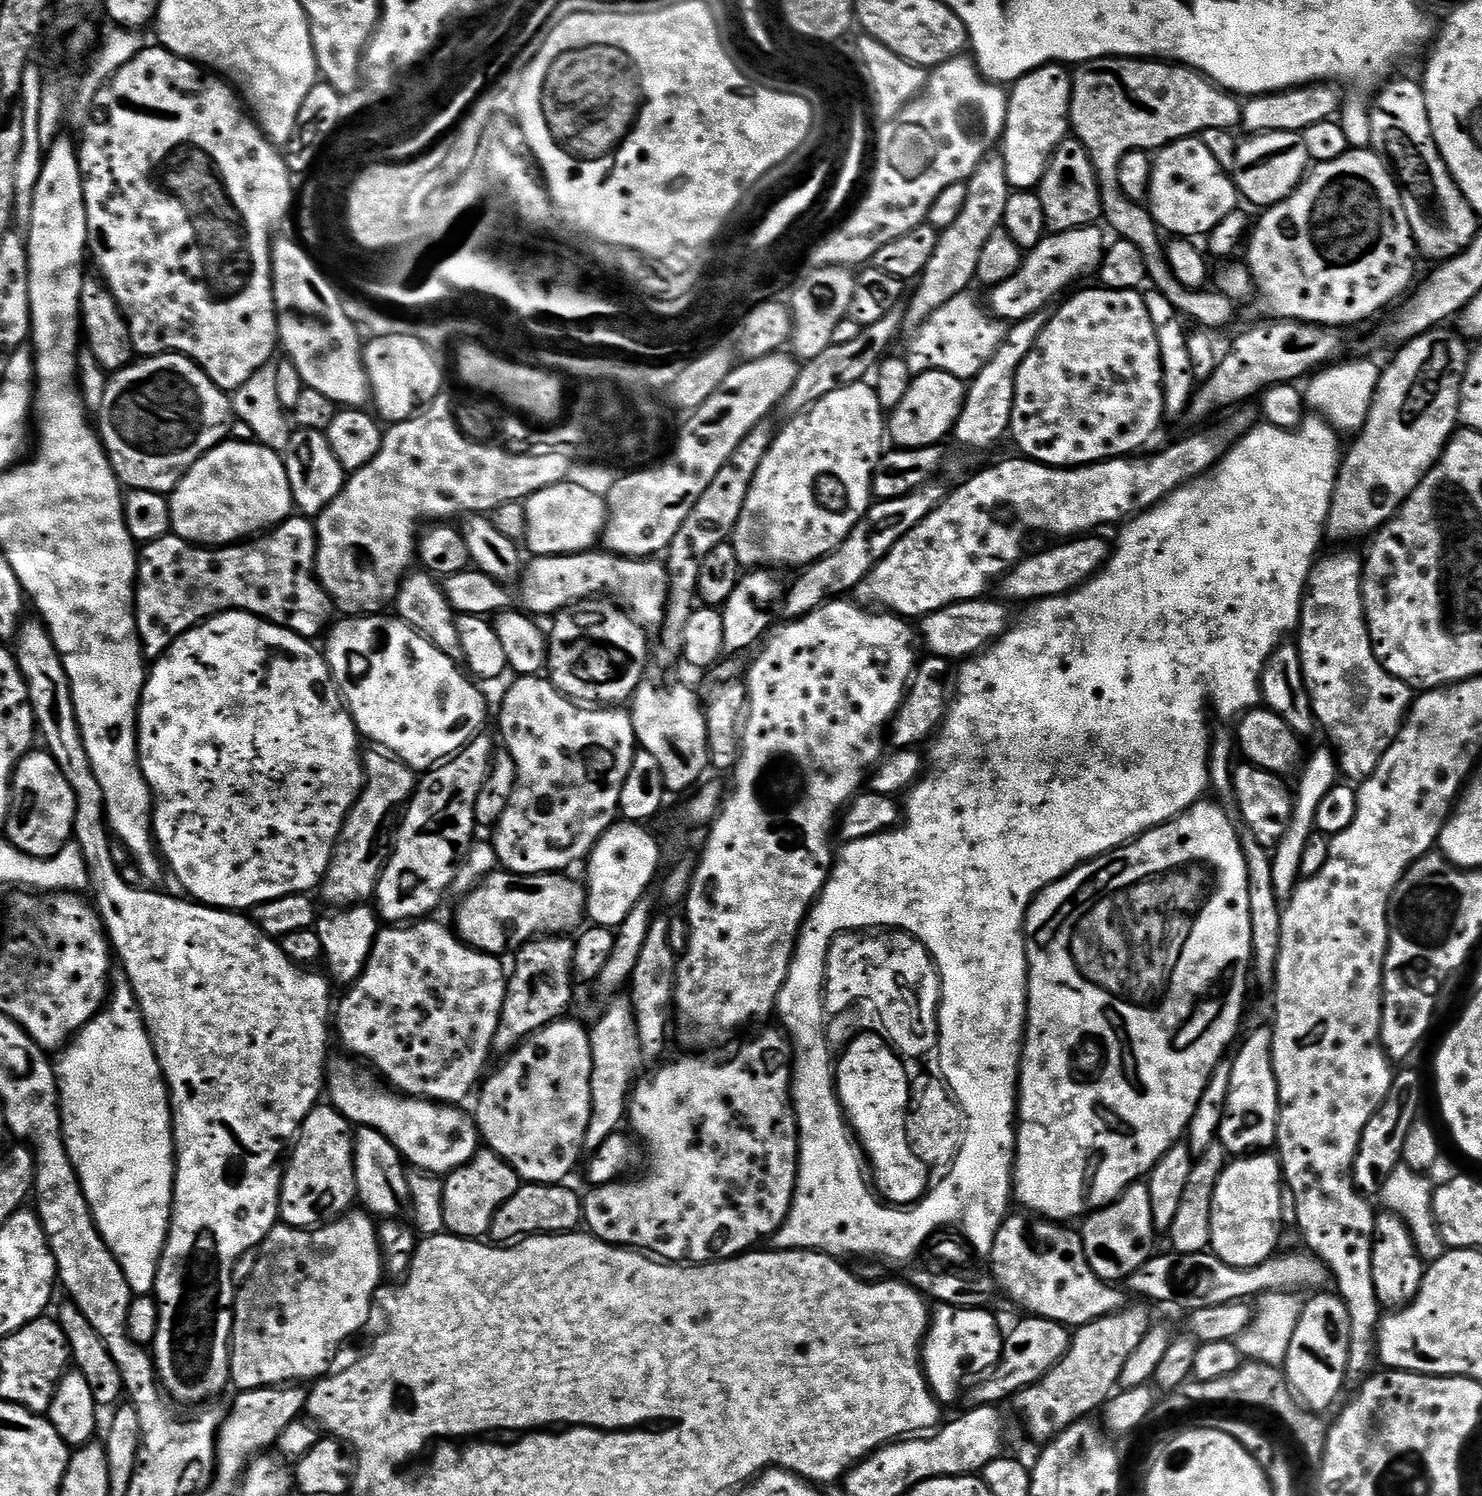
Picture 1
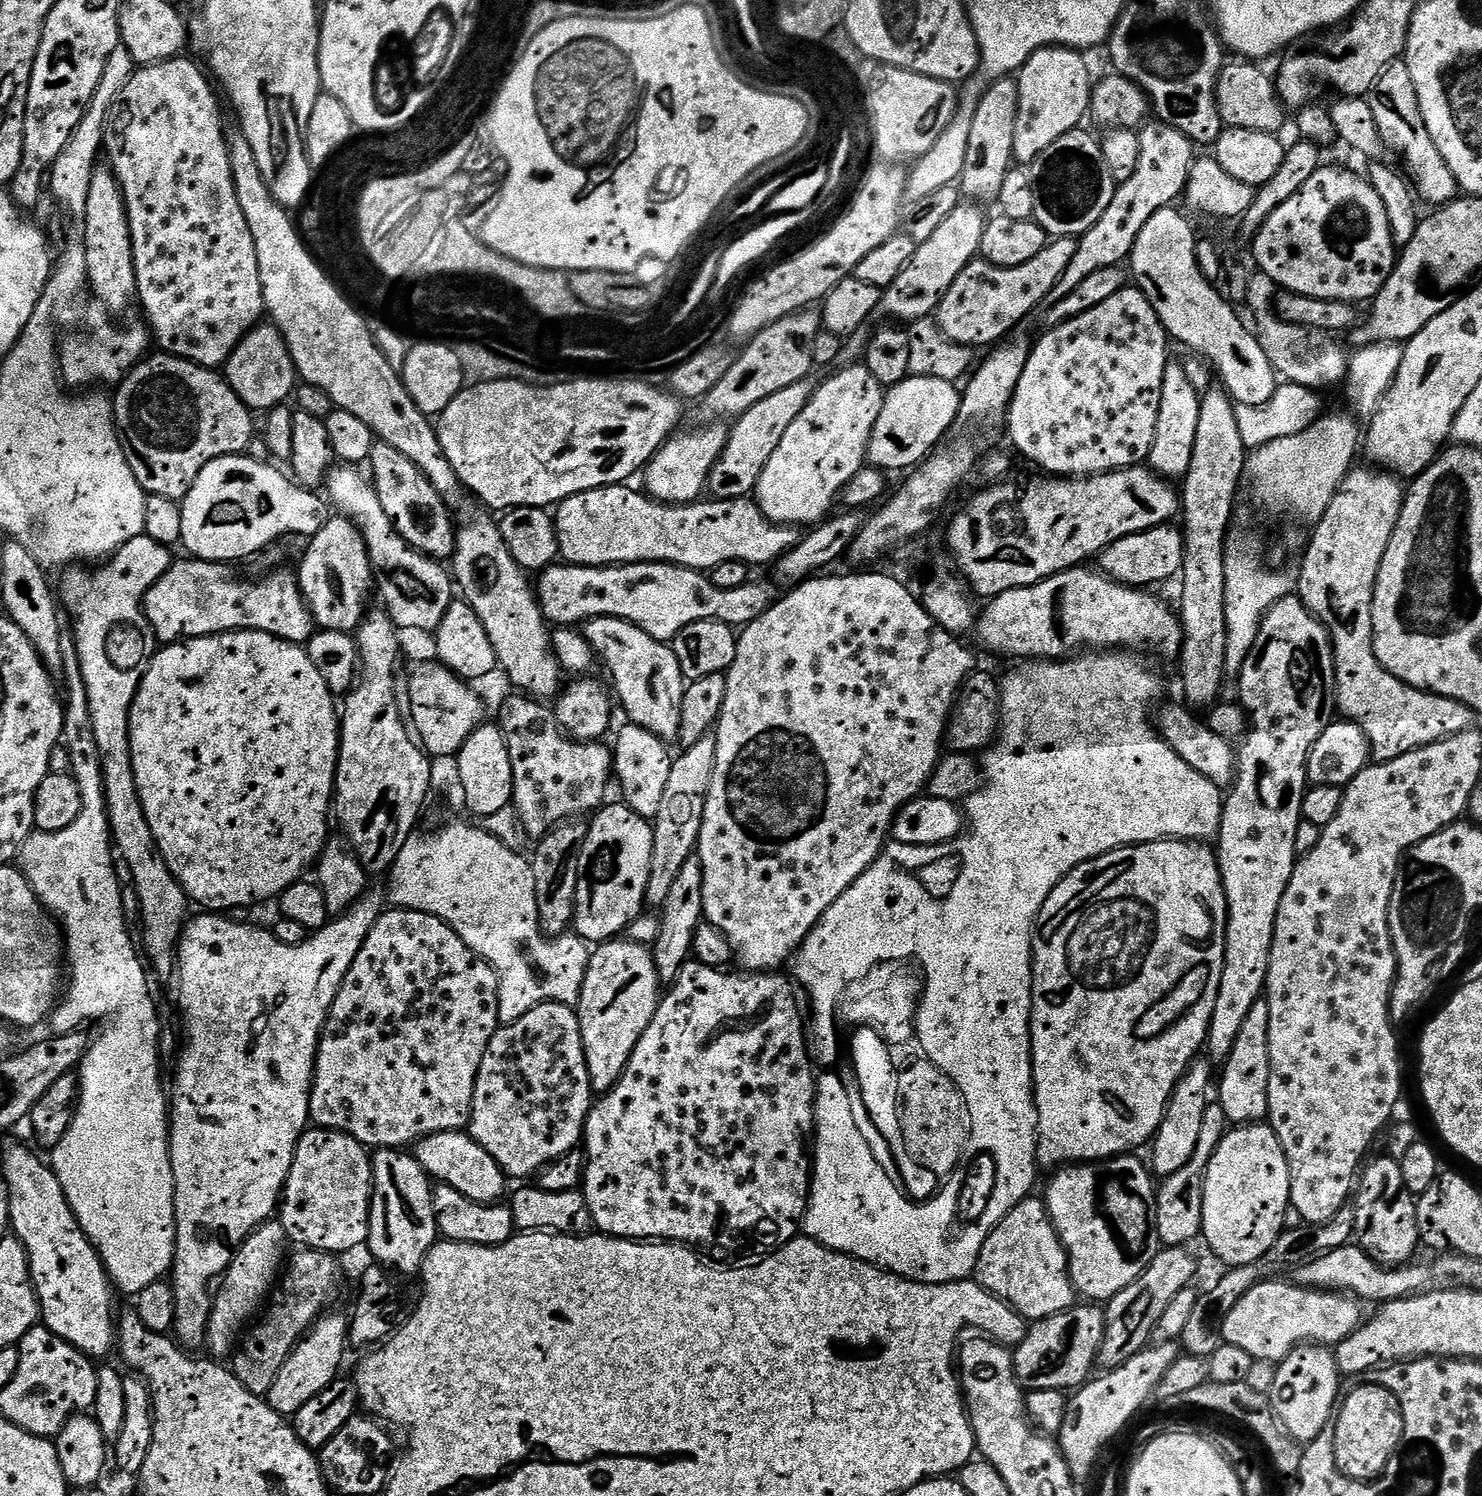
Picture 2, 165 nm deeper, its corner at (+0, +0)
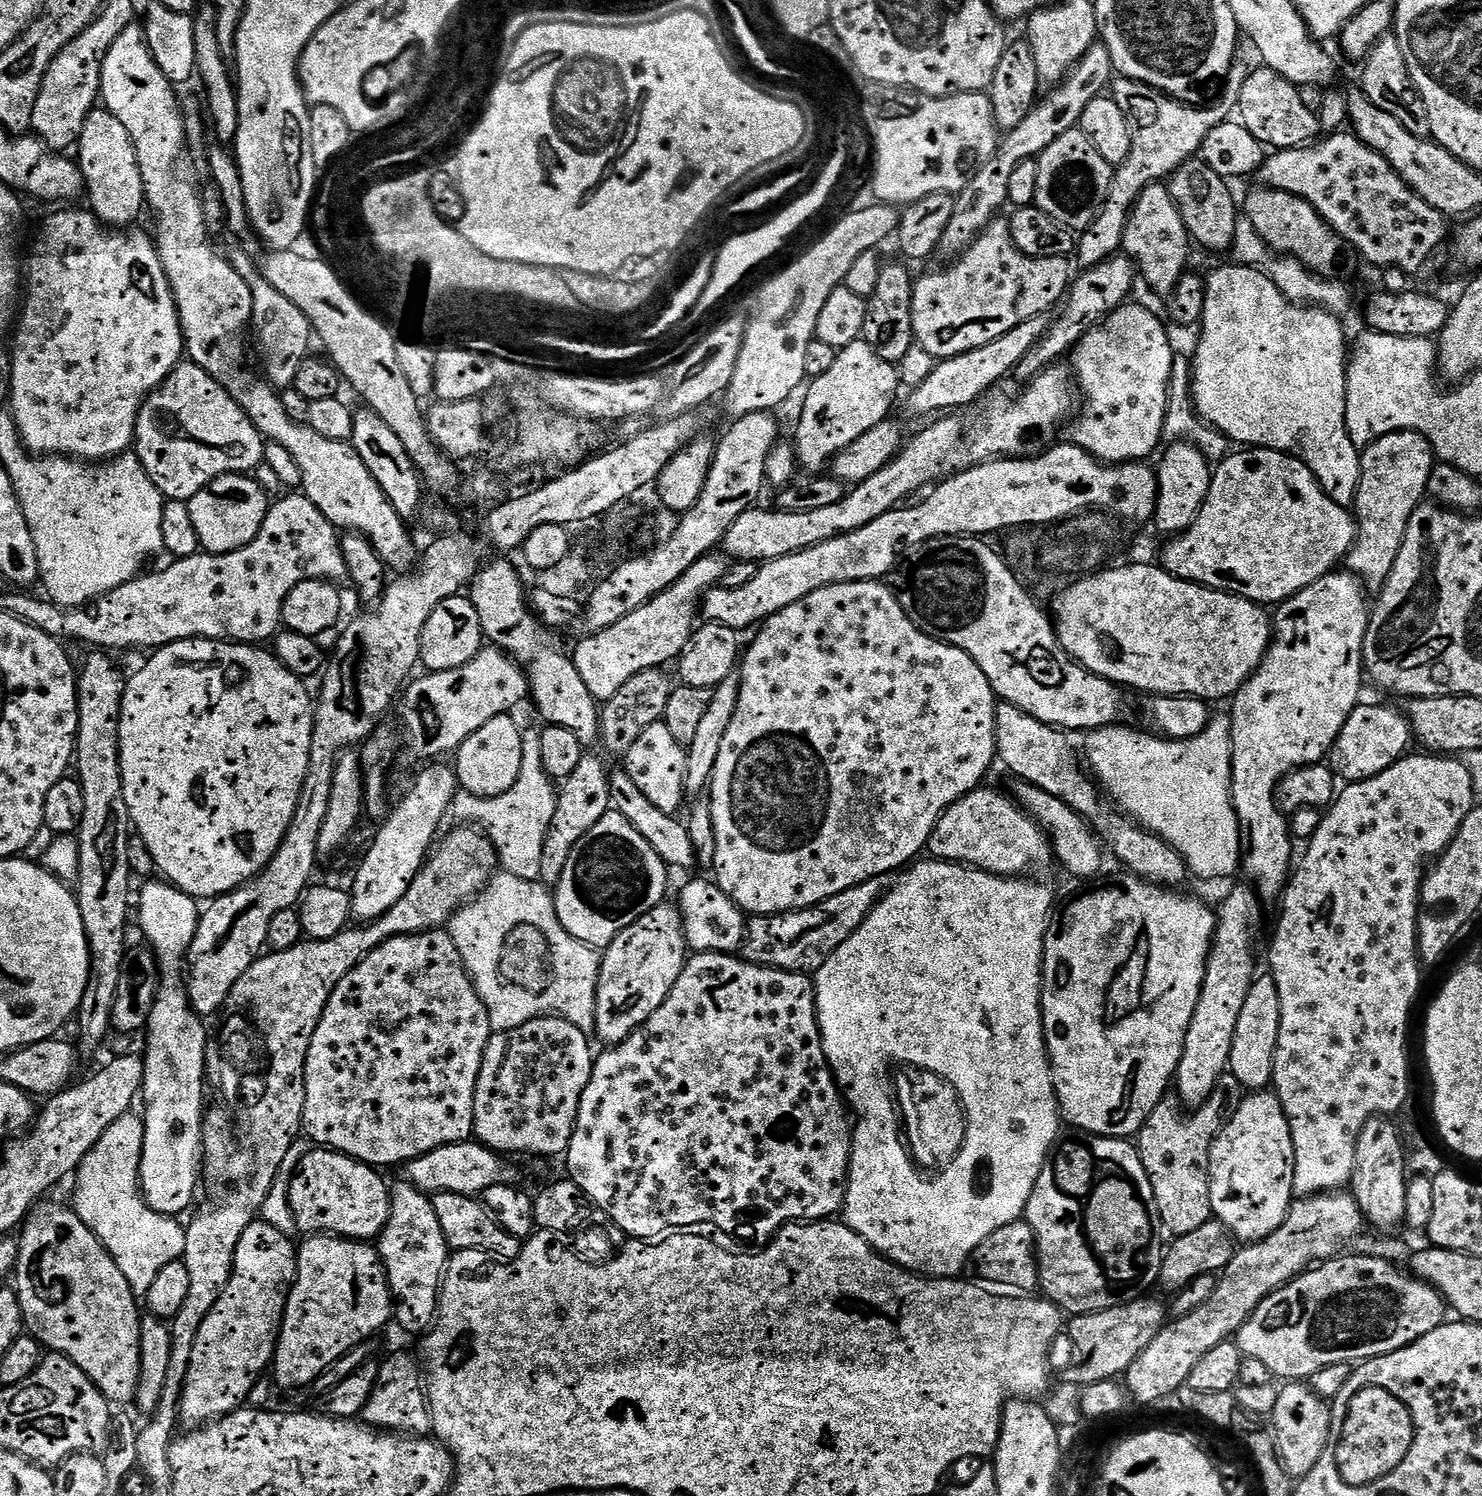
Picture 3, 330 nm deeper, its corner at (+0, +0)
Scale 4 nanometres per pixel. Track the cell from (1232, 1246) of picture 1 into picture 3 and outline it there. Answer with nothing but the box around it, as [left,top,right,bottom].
[1208,1091,1295,1241]

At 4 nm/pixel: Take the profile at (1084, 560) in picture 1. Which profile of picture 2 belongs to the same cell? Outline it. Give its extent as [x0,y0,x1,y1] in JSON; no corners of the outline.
[1098,523,1184,589]

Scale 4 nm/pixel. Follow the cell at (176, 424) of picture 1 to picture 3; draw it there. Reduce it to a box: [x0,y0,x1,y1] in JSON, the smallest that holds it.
[134,362,265,500]

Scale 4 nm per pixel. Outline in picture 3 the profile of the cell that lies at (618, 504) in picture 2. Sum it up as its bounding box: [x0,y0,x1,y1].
[722,366,1074,562]

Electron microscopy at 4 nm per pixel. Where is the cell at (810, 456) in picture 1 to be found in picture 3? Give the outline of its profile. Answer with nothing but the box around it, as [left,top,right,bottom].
[794,338,902,474]

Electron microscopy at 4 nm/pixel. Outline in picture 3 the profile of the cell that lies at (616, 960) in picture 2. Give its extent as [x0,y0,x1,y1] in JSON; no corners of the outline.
[594,903,690,1046]

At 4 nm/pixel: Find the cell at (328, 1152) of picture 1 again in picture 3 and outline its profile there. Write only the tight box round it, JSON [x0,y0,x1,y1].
[288,1147,392,1242]

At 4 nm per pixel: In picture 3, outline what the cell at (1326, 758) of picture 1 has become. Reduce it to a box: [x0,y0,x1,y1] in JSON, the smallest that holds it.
[1328,702,1413,781]

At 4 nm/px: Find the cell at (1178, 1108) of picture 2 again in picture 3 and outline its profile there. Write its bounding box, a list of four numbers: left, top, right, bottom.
[1174,882,1260,1109]

